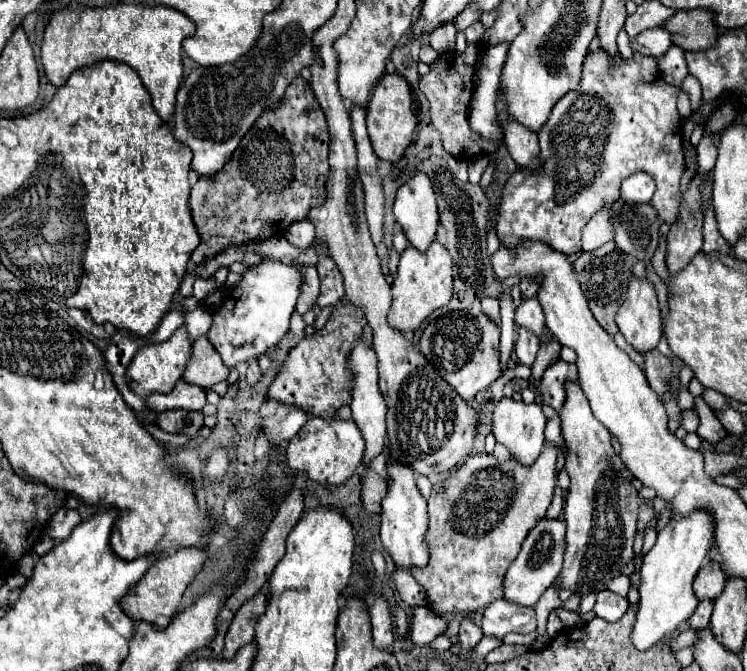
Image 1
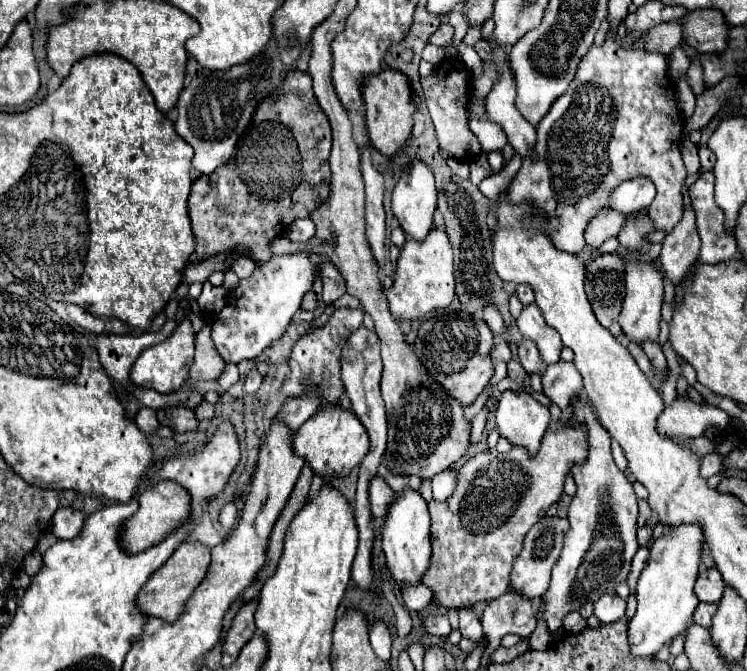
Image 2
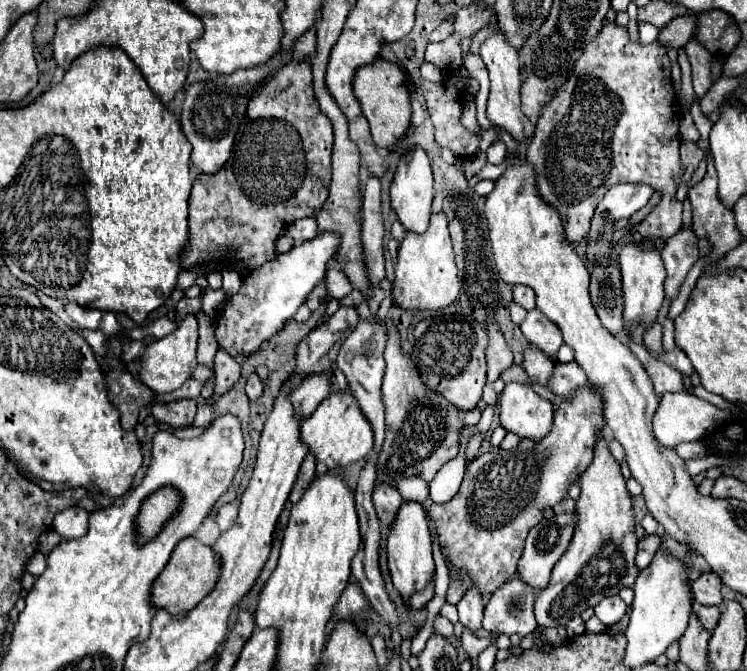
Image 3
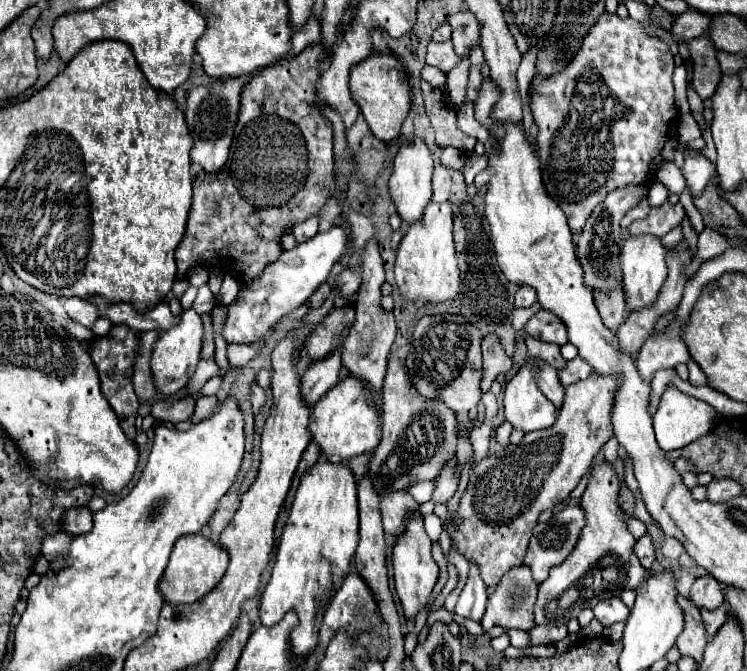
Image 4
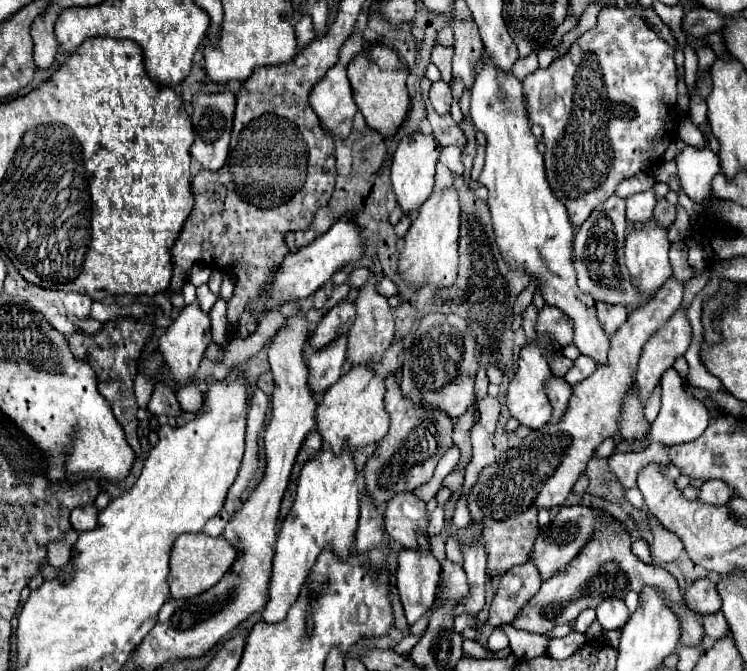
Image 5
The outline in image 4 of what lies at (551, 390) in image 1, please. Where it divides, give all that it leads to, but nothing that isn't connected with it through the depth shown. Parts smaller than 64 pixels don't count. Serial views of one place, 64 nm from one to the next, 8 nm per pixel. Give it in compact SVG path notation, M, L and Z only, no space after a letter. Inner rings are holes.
M574 358L570 362L566 362L566 366L562 370L558 370L560 376L560 384L566 388L574 382L580 382L584 378L588 378L592 374L592 368L582 360L582 358Z

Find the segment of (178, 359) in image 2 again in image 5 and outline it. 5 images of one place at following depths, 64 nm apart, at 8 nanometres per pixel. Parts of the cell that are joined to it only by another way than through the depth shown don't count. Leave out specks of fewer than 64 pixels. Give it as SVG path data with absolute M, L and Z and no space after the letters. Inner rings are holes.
M198 304L184 306L182 312L178 314L178 318L174 320L174 324L160 336L158 352L162 354L162 360L168 366L170 374L172 374L176 390L186 386L188 380L196 374L198 364L204 358L204 350L210 344L210 340L212 340L212 334L210 334L210 316L206 312L202 312Z

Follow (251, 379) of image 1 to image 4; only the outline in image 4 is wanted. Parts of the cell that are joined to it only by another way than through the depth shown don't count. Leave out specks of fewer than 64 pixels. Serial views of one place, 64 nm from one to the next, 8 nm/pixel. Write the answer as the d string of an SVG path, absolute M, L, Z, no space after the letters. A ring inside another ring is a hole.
M252 382L252 388L250 388L250 402L252 402L252 410L254 410L254 412L258 412L258 410L264 406L264 400L266 400L264 390L258 386L258 382Z

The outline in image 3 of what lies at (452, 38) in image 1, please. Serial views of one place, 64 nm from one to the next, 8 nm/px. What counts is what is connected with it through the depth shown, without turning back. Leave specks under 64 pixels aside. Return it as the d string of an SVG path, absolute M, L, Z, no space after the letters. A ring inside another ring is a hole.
M444 20L432 34L430 34L430 42L440 42L440 40L446 40L448 36L452 34L452 22Z

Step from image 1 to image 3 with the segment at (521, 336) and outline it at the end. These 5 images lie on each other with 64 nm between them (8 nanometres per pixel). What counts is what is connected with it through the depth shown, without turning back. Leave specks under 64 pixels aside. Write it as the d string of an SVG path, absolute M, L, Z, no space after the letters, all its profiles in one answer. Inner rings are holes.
M528 344L522 352L522 366L528 372L530 380L534 384L542 384L542 386L548 384L550 372L554 370L554 364L540 350L536 350L532 344Z

